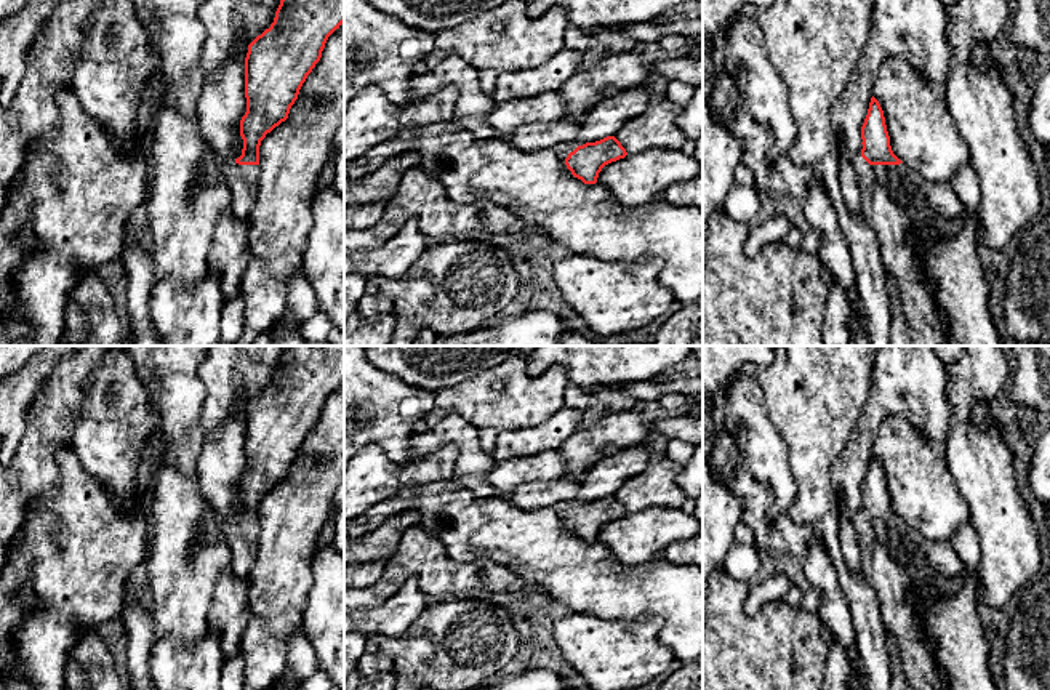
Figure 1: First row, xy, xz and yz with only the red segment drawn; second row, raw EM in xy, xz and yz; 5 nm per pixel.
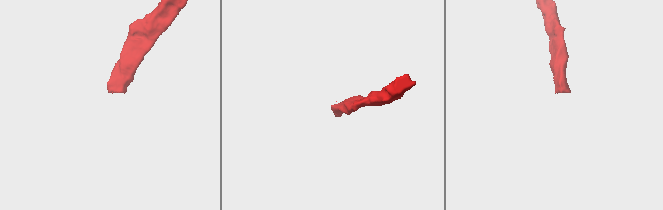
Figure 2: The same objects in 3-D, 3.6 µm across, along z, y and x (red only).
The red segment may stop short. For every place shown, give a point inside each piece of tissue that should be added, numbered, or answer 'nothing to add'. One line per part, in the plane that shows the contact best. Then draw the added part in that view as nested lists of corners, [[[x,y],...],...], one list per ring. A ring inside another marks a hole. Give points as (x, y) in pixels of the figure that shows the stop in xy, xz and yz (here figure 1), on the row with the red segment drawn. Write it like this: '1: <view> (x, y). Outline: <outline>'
1: yz (892, 196). Outline: [[[863,144],[860,147],[860,152],[853,157],[853,165],[855,165],[855,173],[856,173],[856,178],[858,178],[860,197],[861,197],[860,218],[874,231],[874,234],[877,237],[879,248],[880,248],[880,258],[882,258],[882,263],[884,263],[884,269],[896,285],[898,303],[900,303],[900,306],[903,309],[903,317],[904,317],[904,325],[908,328],[909,343],[911,343],[911,346],[948,346],[946,344],[946,331],[943,330],[943,315],[936,309],[935,296],[933,296],[932,288],[924,283],[924,277],[917,271],[917,255],[916,255],[916,248],[909,243],[909,231],[911,231],[911,226],[914,223],[922,223],[922,224],[927,224],[930,229],[936,227],[941,235],[952,237],[962,229],[962,226],[964,226],[964,223],[967,219],[967,215],[972,213],[972,211],[960,202],[960,199],[957,197],[957,194],[954,192],[954,189],[951,187],[949,183],[930,183],[922,173],[909,168],[904,163],[900,163],[900,165],[869,165],[861,157],[861,149],[863,149]]]

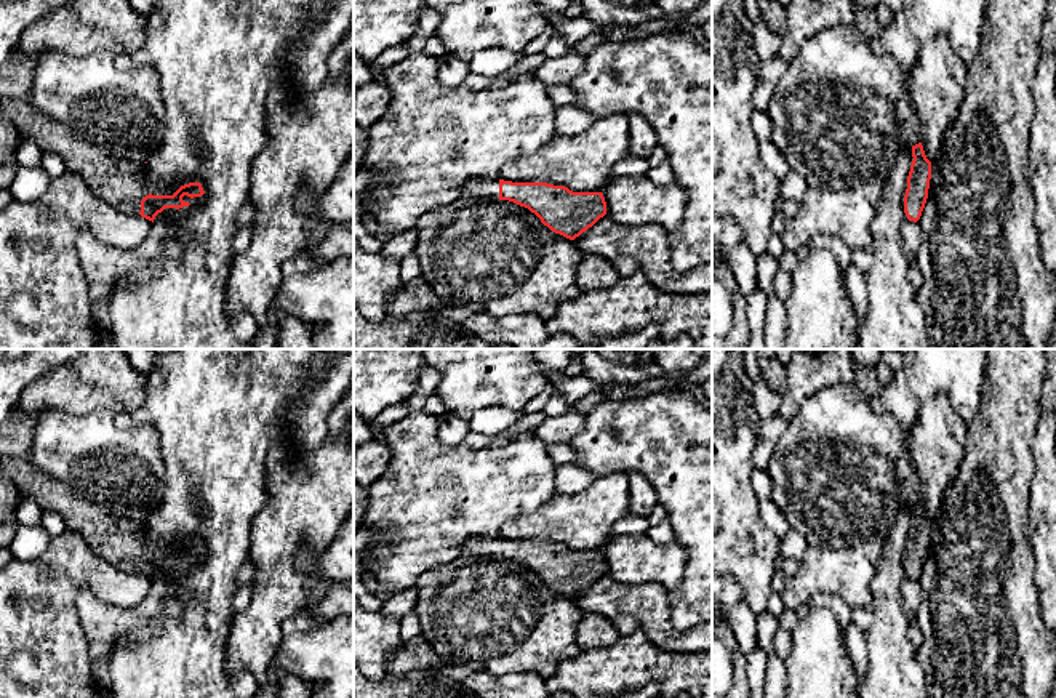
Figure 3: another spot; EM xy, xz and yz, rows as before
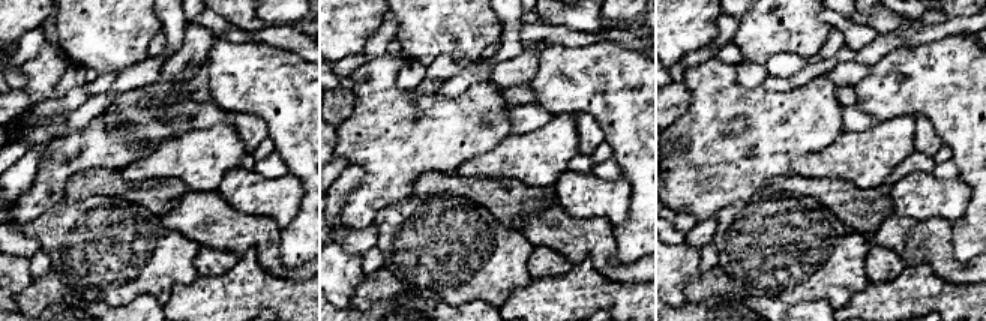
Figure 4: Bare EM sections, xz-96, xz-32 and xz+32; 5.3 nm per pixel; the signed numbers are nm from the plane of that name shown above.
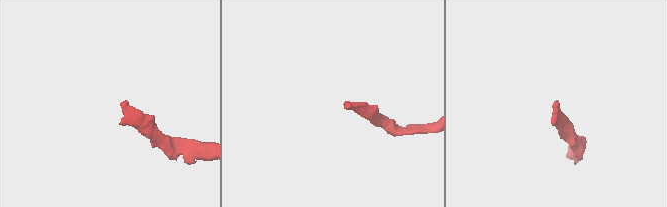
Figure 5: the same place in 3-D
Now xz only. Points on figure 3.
1: xz (480, 188). Outline: [[[477,178],[470,179],[462,189],[461,197],[464,199],[488,199],[499,200],[499,179]]]

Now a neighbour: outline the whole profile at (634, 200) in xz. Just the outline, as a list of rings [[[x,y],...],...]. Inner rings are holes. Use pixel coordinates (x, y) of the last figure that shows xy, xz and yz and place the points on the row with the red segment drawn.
[[[621,176],[602,191],[606,215],[626,226],[662,226],[669,234],[683,221],[688,191],[677,183],[654,184],[646,176]]]

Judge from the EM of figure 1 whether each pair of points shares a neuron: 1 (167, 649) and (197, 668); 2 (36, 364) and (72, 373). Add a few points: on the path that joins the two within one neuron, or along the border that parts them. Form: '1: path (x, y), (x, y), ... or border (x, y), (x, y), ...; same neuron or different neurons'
1: path (175, 657), (189, 668); same neuron
2: border (58, 362), (34, 401); different neurons

